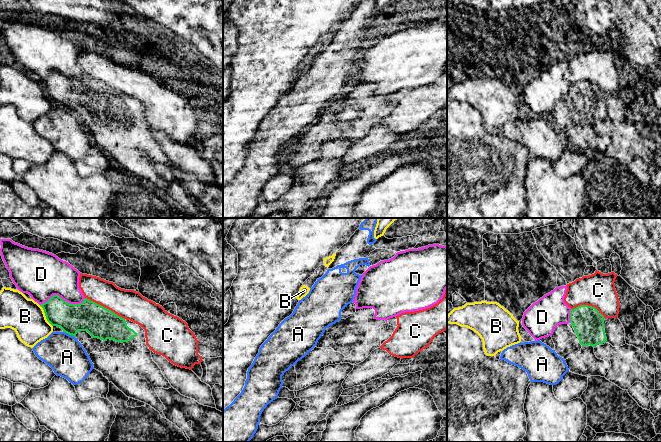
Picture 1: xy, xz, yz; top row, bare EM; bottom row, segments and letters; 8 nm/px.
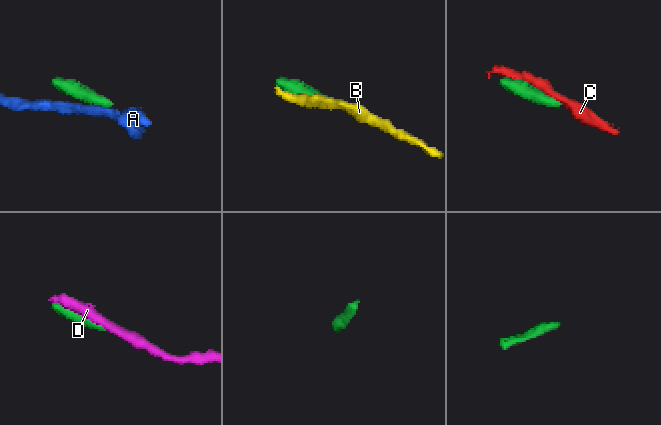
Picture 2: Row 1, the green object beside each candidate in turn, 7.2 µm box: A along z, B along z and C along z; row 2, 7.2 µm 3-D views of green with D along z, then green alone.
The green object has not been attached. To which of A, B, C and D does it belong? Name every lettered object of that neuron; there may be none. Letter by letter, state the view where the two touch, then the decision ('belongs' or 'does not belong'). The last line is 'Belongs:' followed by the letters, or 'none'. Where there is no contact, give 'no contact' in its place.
A: contact in xy; does not belong
B: contact in xy; does not belong
C: contact in xy; does not belong
D: contact in xy; does not belong
Belongs: none

